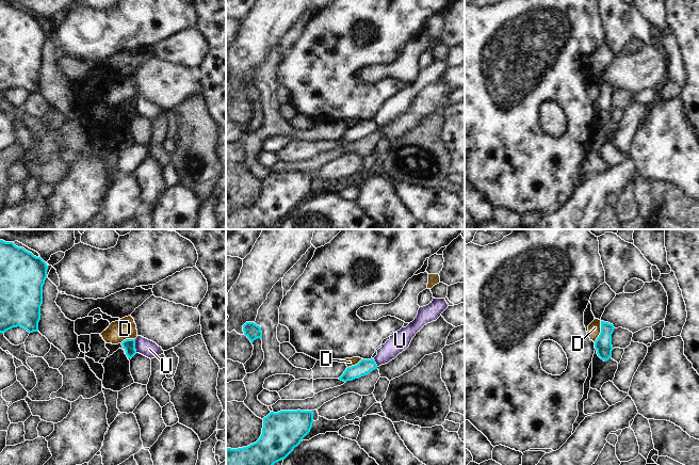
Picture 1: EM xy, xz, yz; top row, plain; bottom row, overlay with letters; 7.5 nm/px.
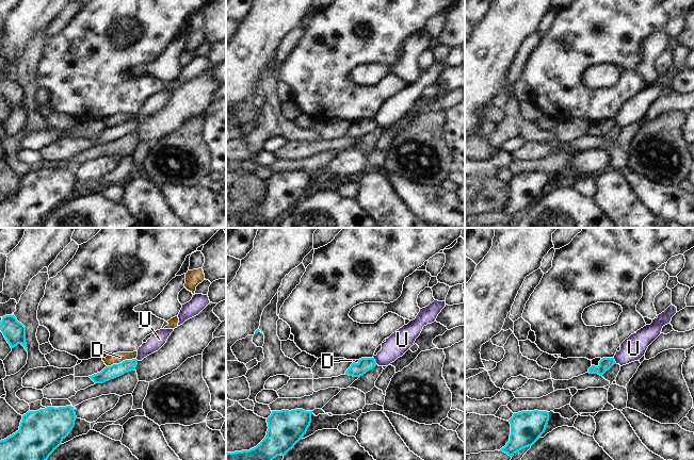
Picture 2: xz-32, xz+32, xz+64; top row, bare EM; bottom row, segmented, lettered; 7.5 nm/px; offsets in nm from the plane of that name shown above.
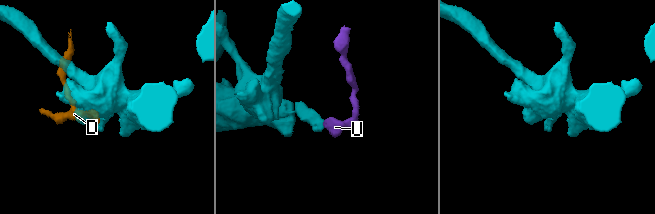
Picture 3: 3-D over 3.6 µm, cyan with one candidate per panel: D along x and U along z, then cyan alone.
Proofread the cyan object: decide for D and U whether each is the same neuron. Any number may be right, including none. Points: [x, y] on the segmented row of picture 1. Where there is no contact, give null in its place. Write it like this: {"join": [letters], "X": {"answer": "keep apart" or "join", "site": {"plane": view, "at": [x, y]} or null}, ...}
{"join": [], "D": {"answer": "keep apart", "site": {"plane": "yz", "at": [601, 332]}}, "U": {"answer": "keep apart", "site": {"plane": "xy", "at": [134, 346]}}}

